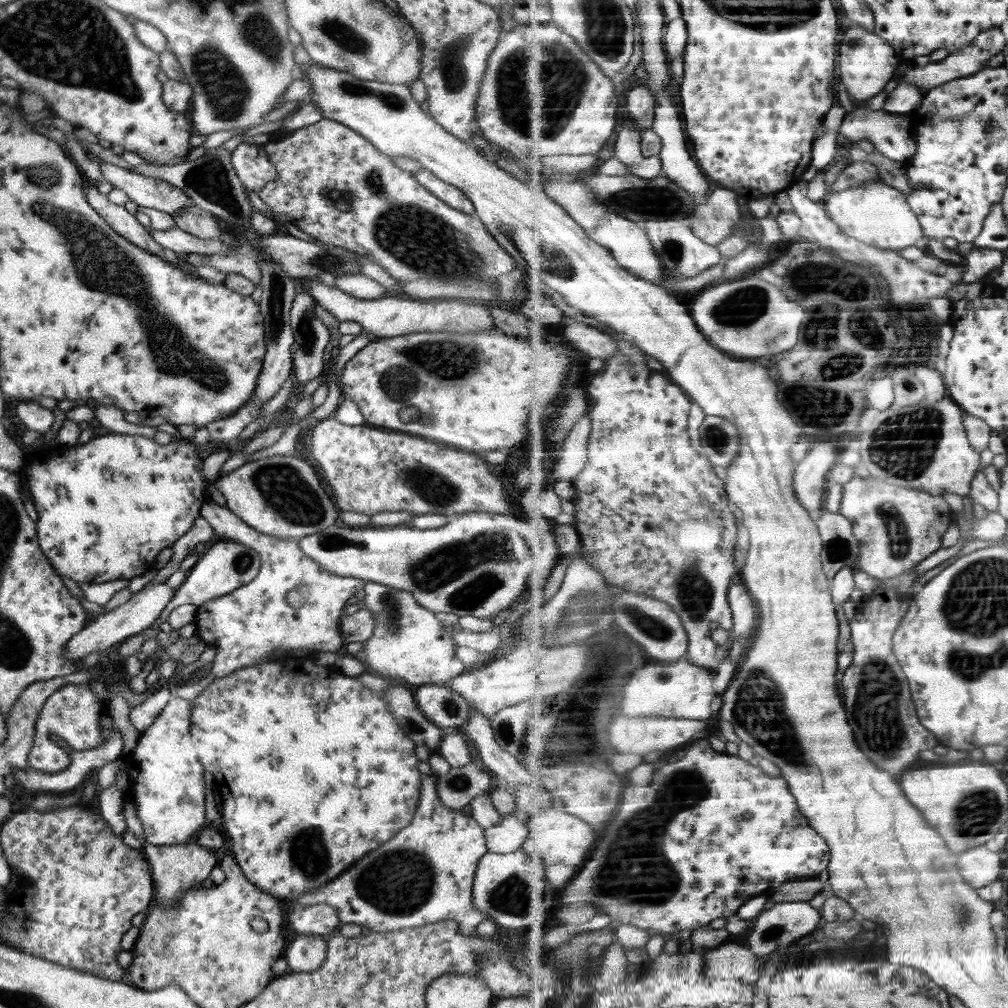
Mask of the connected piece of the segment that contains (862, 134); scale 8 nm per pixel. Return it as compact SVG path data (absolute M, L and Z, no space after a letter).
M855 109L854 114L849 114L840 128L840 132L851 142L869 140L875 147L875 151L885 154L890 160L910 163L919 152L918 132L912 126L912 118L908 113L903 115L891 114L886 110L862 110Z

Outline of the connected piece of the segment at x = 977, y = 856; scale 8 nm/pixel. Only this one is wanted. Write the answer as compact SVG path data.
M988 846L972 848L964 853L959 860L960 870L964 878L974 887L981 889L992 882L1000 880L1004 870L1004 860L1000 852L990 850Z

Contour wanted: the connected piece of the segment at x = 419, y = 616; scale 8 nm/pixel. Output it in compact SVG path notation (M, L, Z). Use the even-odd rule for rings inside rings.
M368 581L360 595L360 602L362 608L372 612L376 622L372 636L364 642L364 652L361 653L363 654L361 661L367 670L376 670L382 676L403 678L413 686L443 685L464 670L465 664L456 656L458 645L454 642L451 632L439 622L435 613L422 608L411 593Z

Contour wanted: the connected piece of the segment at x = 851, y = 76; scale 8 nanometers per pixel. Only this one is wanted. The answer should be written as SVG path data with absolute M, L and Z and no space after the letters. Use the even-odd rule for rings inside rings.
M860 25L847 28L841 42L846 50L840 50L840 68L842 68L840 82L846 84L848 93L854 96L854 101L866 100L868 102L869 99L884 92L884 88L890 84L892 78L896 77L896 71L903 62L895 46L886 38Z

